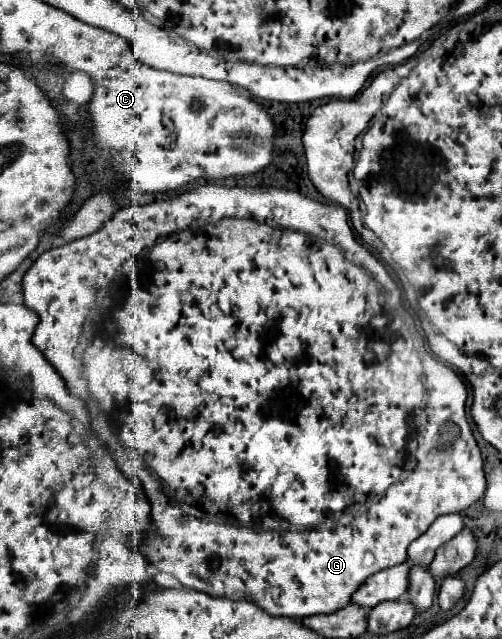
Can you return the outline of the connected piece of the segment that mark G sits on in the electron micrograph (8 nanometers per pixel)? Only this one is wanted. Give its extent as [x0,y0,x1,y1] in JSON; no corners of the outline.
[22,184,486,618]

